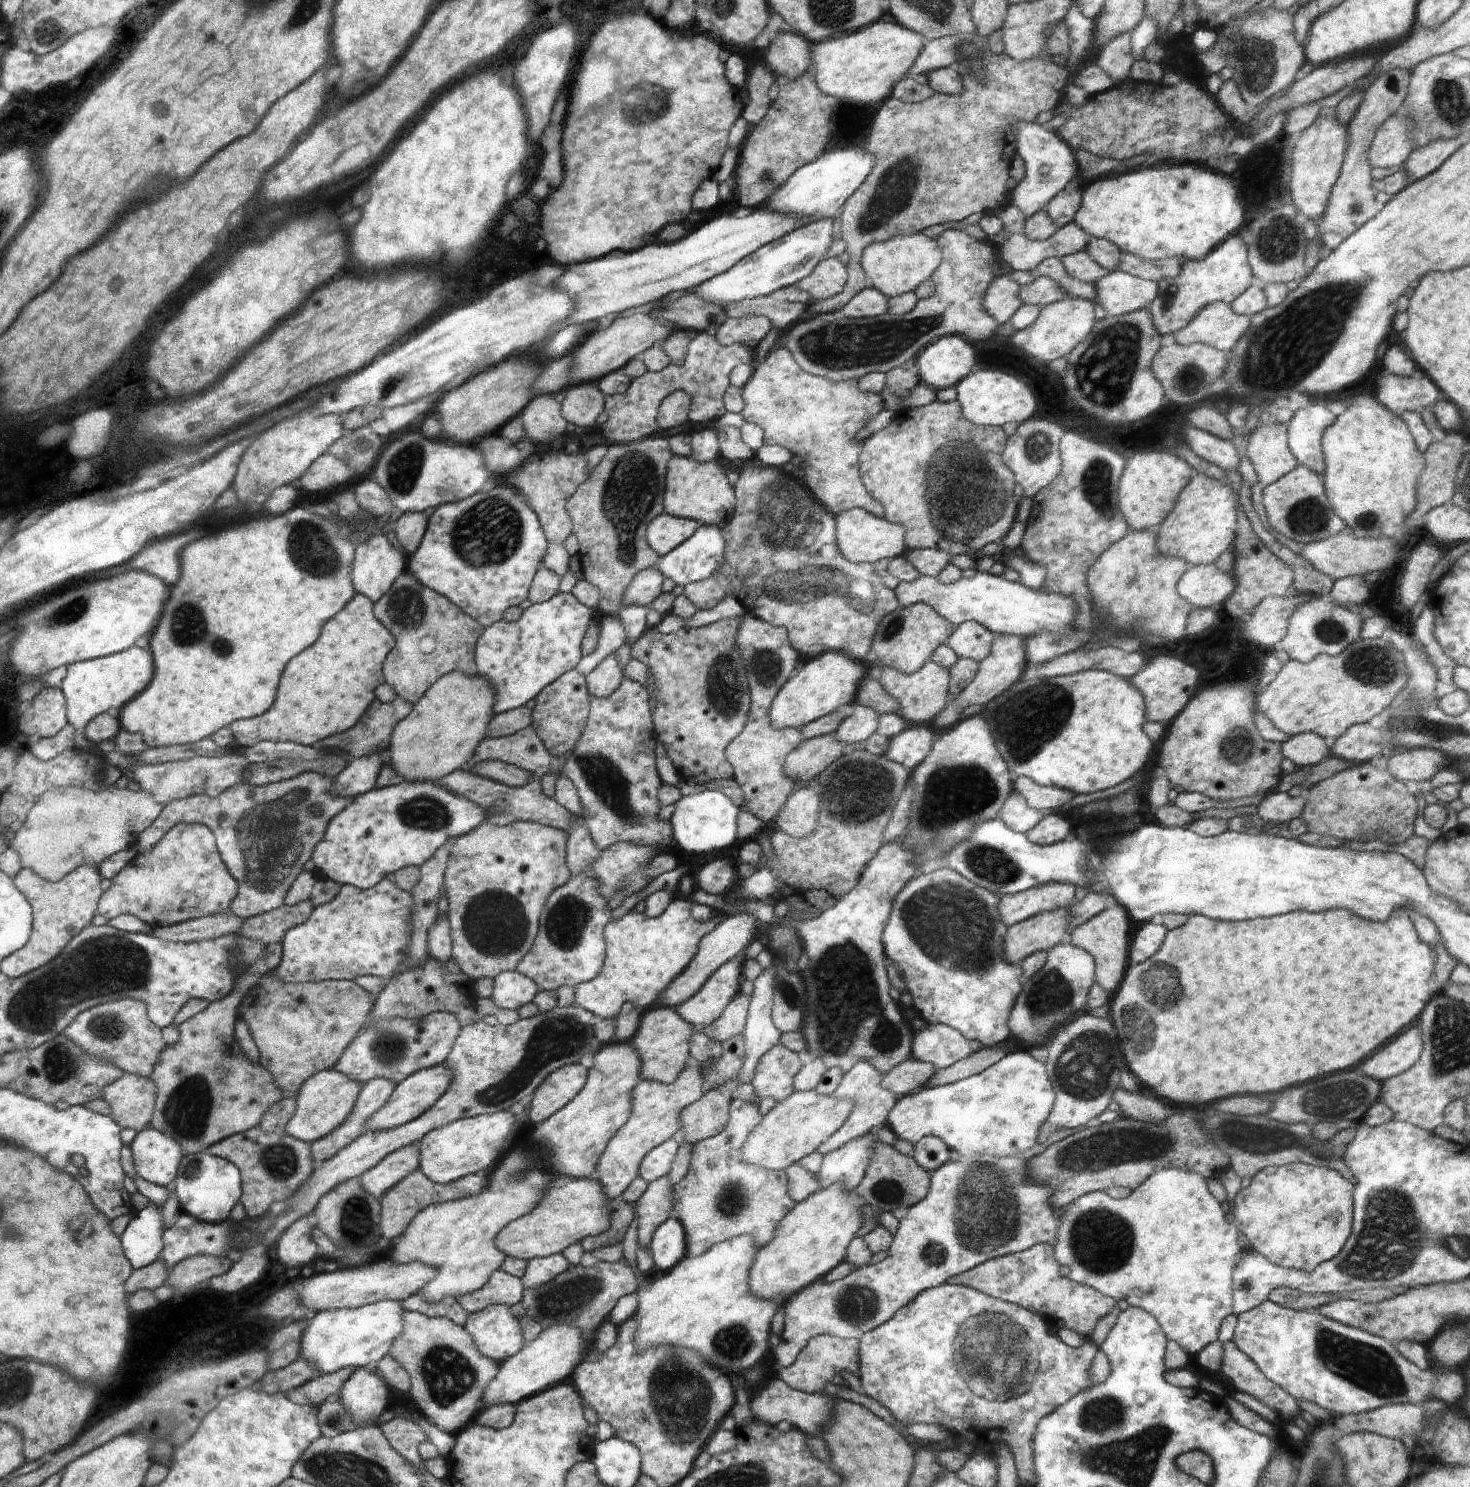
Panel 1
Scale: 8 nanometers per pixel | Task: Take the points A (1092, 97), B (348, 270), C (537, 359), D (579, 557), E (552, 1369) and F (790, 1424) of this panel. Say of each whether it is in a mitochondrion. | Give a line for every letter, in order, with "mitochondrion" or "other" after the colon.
A: other
B: other
C: other
D: other
E: other
F: other

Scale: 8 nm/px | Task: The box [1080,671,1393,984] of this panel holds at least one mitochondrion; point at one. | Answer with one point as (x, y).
(1238, 746)

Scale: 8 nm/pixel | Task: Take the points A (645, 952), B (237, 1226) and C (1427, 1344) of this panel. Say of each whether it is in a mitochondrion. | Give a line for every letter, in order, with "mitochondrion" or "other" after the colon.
A: other
B: other
C: other

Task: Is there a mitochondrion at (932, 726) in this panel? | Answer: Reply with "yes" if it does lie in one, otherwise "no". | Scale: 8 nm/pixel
no

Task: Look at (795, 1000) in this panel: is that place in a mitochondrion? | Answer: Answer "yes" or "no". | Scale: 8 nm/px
yes

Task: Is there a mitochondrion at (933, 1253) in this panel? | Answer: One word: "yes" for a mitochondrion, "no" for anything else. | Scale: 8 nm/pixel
yes

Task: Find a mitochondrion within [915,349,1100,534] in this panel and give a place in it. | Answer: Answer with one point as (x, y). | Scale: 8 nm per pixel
(1038, 445)

